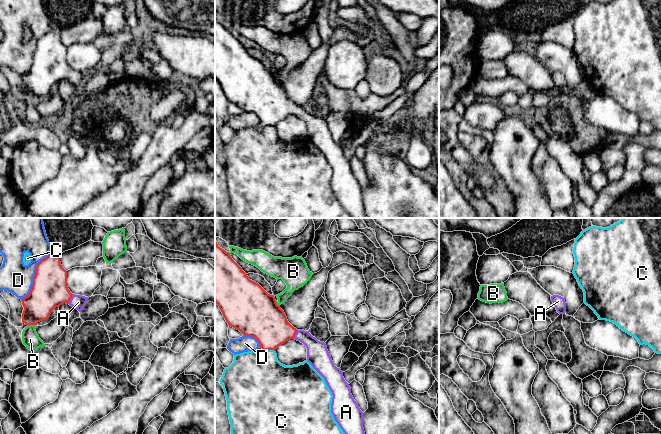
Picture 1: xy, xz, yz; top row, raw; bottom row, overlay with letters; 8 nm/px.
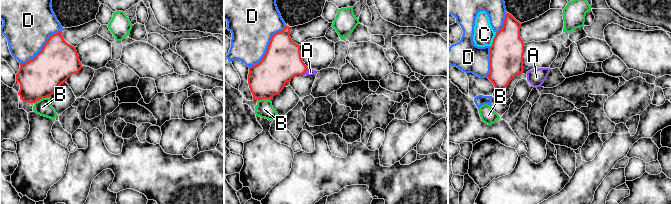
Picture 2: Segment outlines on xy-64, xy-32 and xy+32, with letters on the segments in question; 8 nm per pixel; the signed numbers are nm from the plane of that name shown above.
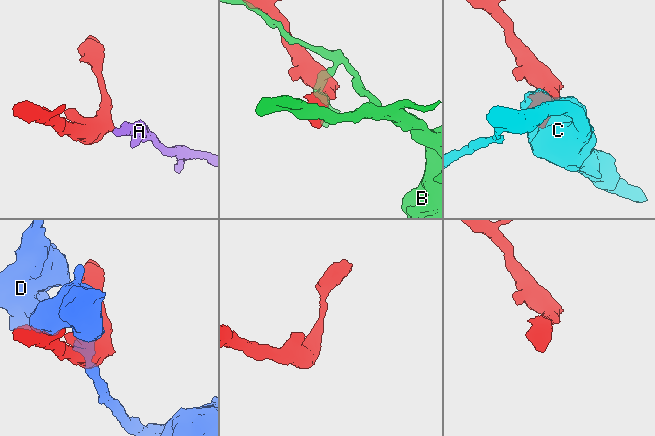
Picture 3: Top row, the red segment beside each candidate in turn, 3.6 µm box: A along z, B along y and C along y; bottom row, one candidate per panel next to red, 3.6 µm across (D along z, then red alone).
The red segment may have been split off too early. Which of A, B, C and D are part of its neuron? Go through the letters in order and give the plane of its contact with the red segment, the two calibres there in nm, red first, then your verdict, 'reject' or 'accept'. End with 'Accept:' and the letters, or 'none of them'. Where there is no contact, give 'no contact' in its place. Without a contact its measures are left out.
A: meets red in xy; 280 nm thick on the red side, 110 nm on the other; accept
B: meets red in xy; 240 nm thick on the red side, 130 nm on the other; reject
C: meets red in xz; 320 nm thick on the red side, 400 nm on the other; reject
D: meets red in xy; 280 nm thick on the red side, 260 nm on the other; reject
Accept: A

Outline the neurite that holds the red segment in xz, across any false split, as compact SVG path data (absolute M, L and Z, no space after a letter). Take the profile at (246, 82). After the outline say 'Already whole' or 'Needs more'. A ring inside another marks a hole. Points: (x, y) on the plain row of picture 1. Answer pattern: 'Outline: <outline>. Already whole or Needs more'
Outline: M215 15L215 79L219 82L229 102L243 111L257 115L263 126L276 126L290 115L303 119L307 124L307 137L324 154L332 168L331 189L343 208L353 218L366 218L363 204L363 188L351 170L351 164L337 144L324 118L318 117L309 107L297 106L287 96L284 87L276 79L274 71L268 70L258 59L249 55L229 28L220 24Z. Needs more

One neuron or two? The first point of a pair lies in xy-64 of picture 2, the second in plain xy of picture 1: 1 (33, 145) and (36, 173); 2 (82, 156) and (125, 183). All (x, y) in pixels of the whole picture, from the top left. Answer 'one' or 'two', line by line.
1: one
2: two

